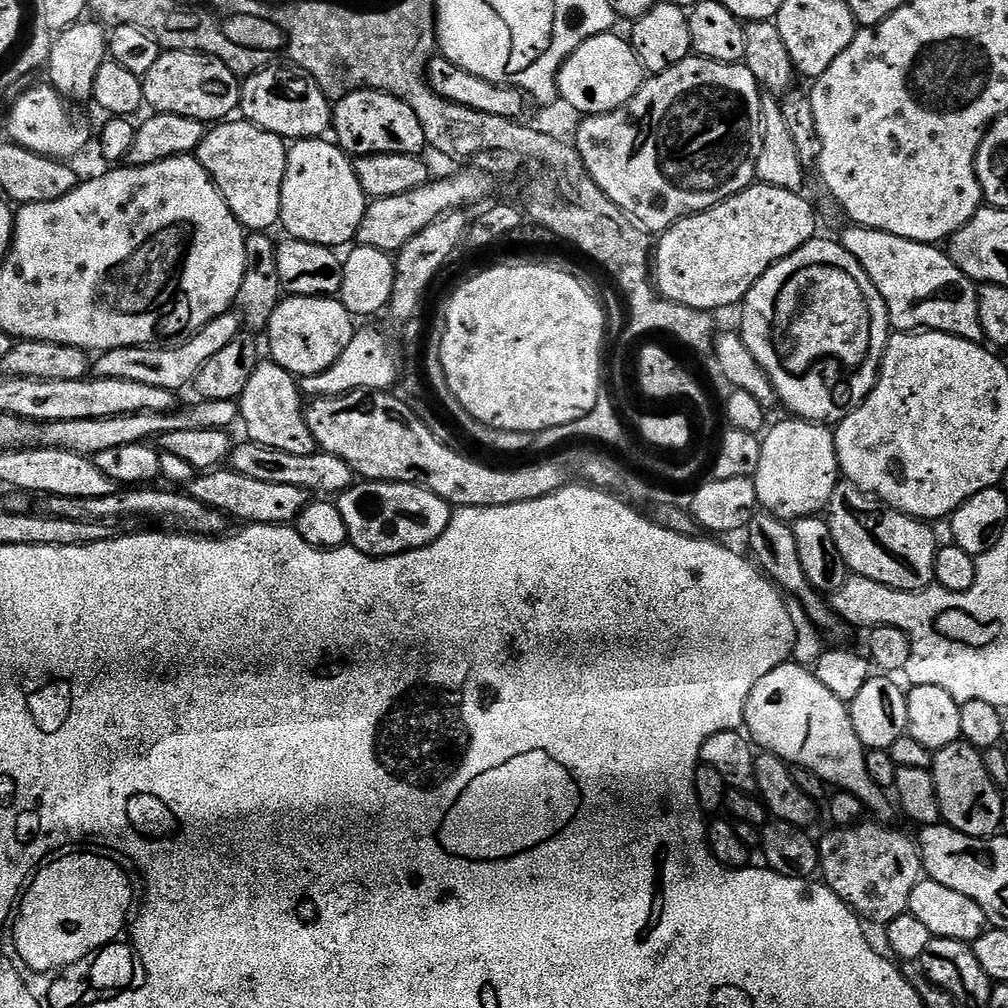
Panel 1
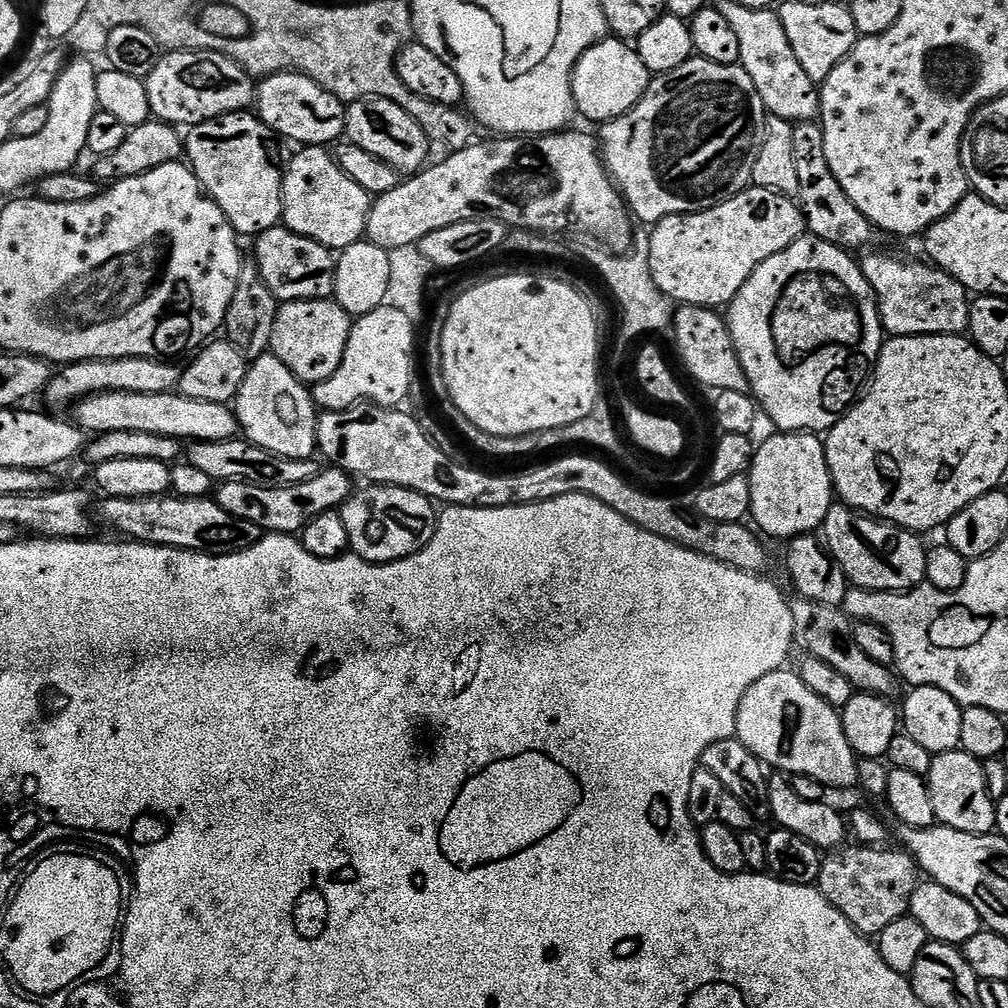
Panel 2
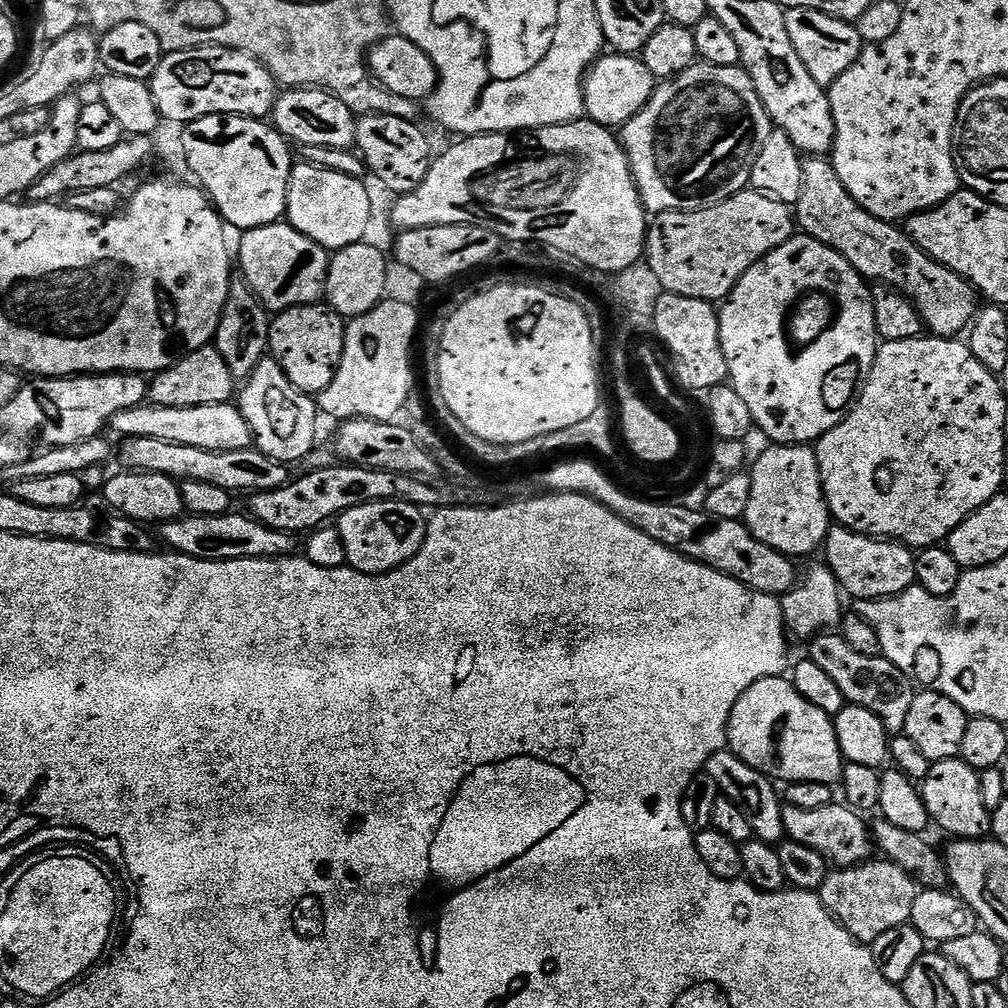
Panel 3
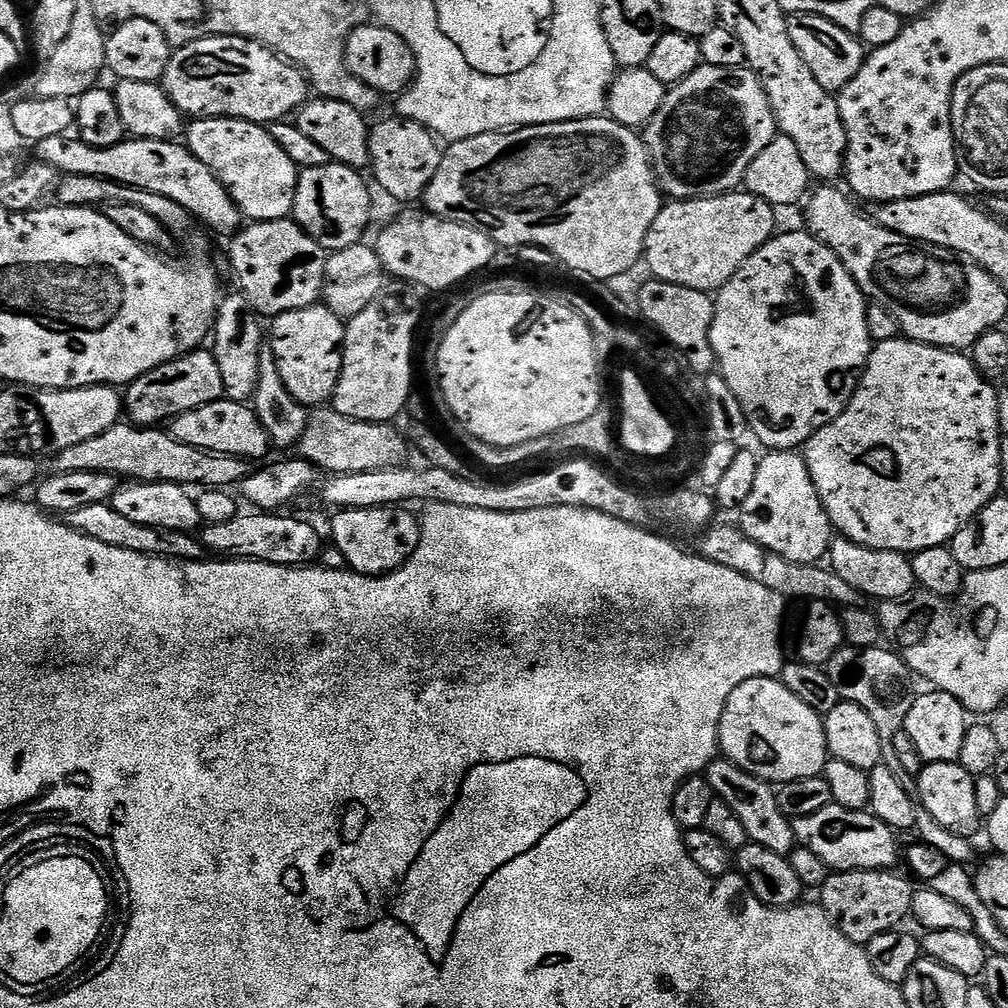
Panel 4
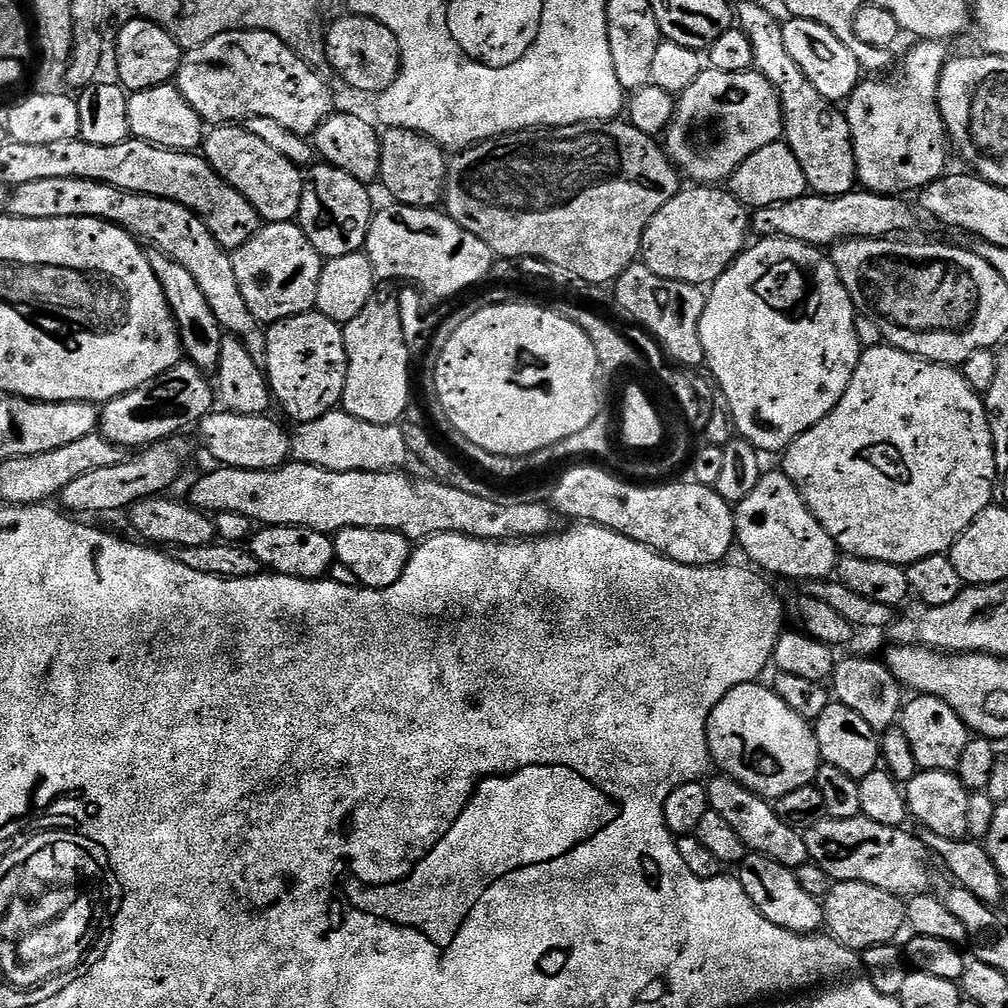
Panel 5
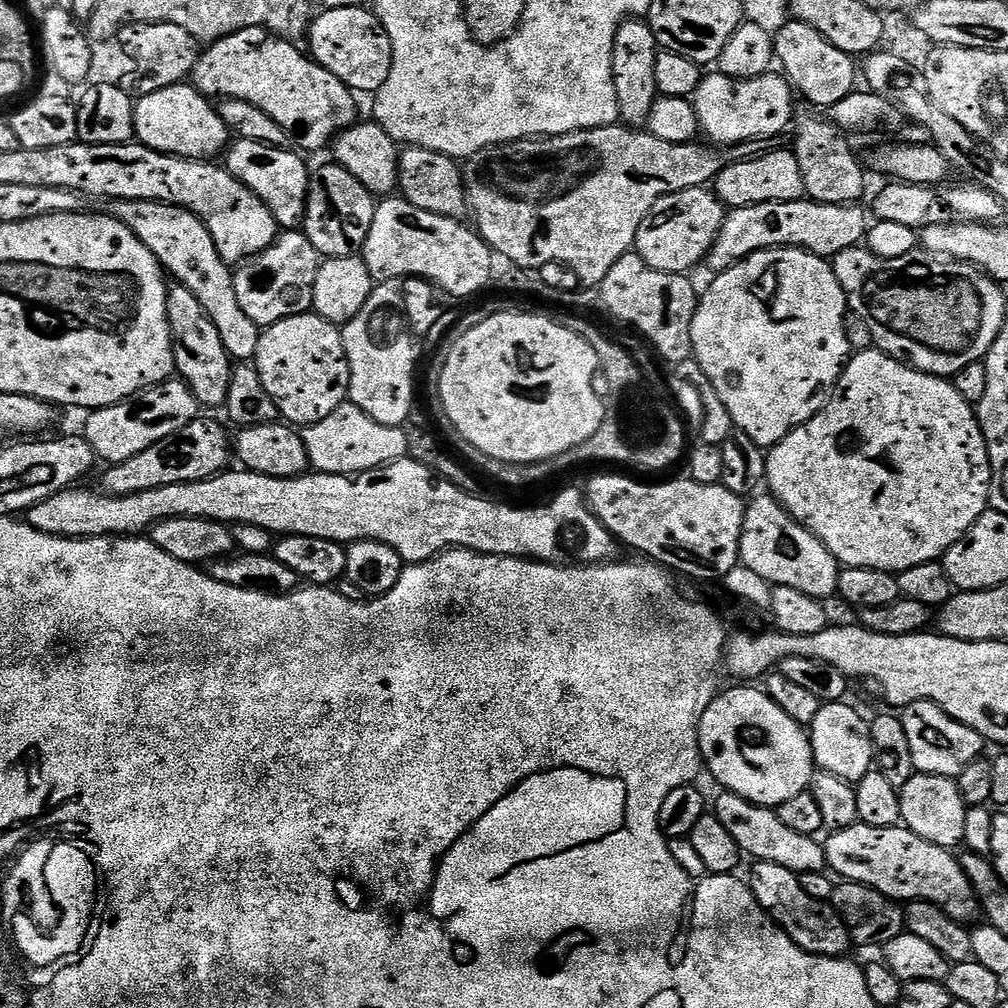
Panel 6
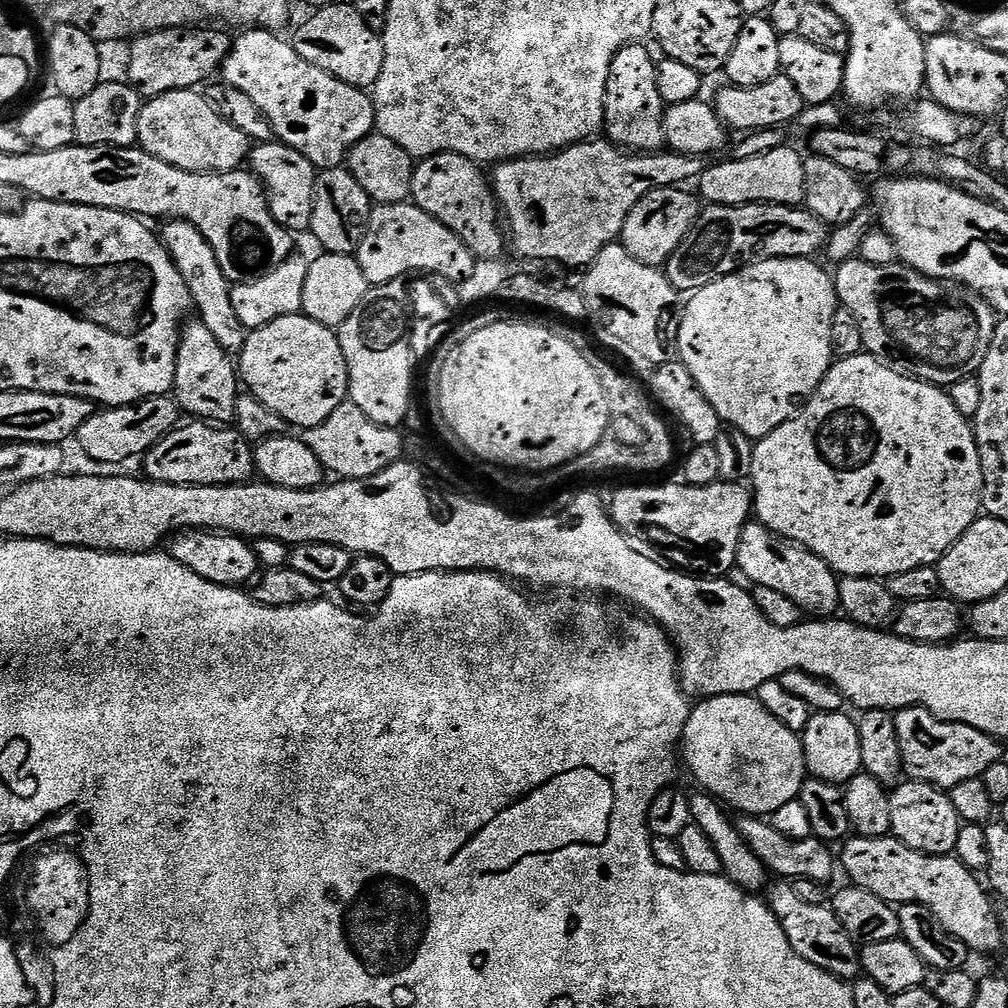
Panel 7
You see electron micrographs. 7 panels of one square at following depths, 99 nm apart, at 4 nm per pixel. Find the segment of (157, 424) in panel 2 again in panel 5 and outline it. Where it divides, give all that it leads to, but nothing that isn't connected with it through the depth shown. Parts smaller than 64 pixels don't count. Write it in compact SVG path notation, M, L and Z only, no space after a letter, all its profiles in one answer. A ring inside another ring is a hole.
M223 410L213 411L204 417L198 425L200 436L208 447L210 455L216 459L217 465L225 468L241 468L242 470L270 470L280 468L289 463L292 455L292 438L289 429L284 429L276 420L271 420L271 415L247 416L246 414L234 414Z

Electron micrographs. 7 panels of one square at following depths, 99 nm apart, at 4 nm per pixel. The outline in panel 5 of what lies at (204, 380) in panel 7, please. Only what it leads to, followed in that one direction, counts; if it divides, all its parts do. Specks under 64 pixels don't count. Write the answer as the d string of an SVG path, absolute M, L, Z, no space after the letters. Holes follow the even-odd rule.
M149 247L146 255L150 262L150 270L154 270L154 278L158 278L158 286L162 286L162 294L166 294L166 302L172 311L176 329L180 331L180 347L187 363L198 366L206 374L215 373L218 354L222 354L225 333L218 318L210 310L210 302L206 302L206 294L202 294L202 289L198 282L194 282L194 277L180 263L162 254L162 250Z

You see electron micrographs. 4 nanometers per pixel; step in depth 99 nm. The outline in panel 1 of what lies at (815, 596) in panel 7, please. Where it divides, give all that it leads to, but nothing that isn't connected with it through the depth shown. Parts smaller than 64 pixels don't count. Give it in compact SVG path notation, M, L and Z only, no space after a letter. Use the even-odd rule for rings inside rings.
M787 419L773 428L771 425L761 439L762 458L758 461L754 479L757 505L768 514L791 522L823 513L842 473L831 427L814 424L810 420Z

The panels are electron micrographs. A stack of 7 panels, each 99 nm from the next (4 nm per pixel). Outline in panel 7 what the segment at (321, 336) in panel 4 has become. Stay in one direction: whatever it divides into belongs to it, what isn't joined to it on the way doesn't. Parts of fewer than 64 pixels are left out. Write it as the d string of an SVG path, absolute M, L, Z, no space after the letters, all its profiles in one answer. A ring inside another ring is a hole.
M303 314L251 329L238 355L238 376L262 406L274 410L297 430L326 422L349 399L348 367L339 335Z

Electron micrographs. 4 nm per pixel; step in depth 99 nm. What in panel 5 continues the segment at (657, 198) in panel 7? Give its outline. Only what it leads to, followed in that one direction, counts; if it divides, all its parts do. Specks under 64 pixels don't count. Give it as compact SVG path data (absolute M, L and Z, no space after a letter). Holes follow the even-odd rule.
M684 186L650 218L640 256L642 263L654 270L658 278L710 286L744 251L748 236L750 212L737 196L720 186Z

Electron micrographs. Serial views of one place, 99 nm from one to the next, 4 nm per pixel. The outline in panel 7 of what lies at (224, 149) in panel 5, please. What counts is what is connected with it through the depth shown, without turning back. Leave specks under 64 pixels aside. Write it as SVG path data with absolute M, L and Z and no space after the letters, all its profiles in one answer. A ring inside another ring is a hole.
M269 142L256 144L250 152L250 165L256 171L255 179L268 191L266 207L273 218L279 222L286 231L293 234L307 233L312 227L314 214L314 186L318 170L298 150L289 144Z

